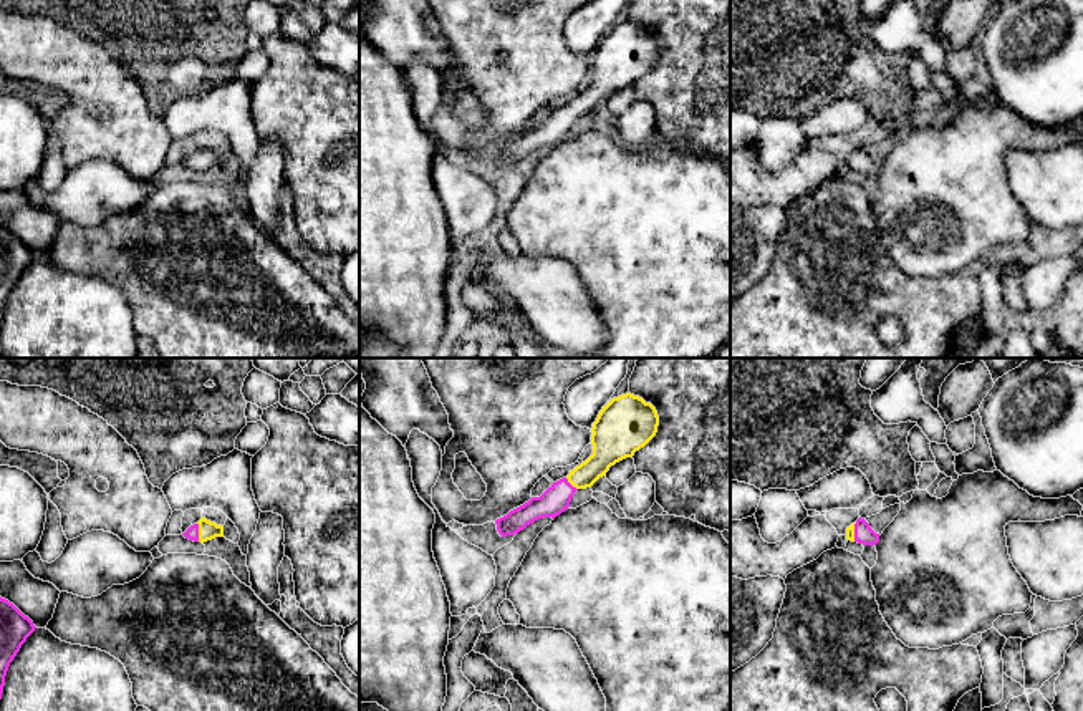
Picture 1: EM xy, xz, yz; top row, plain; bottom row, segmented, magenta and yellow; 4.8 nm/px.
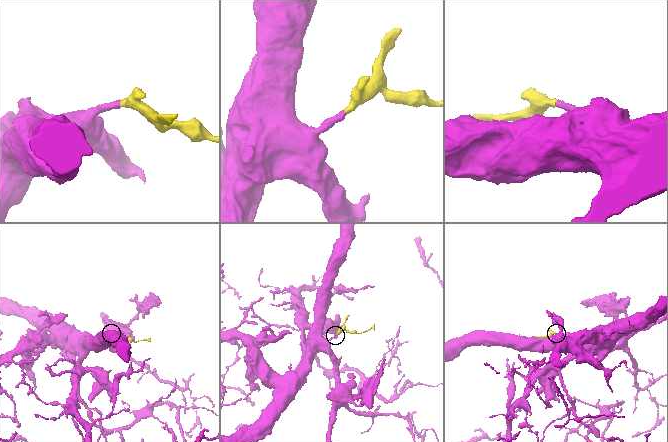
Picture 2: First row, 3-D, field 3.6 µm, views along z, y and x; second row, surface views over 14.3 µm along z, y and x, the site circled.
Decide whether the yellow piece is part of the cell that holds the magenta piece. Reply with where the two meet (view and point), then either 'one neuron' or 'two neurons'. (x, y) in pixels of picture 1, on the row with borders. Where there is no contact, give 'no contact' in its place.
xy (197, 532) | one neuron

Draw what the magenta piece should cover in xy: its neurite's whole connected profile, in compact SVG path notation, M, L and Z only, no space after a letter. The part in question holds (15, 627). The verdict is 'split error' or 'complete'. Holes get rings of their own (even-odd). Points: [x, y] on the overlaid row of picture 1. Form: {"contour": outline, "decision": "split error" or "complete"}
{"contour": "M0 597L0 699L8 666L35 628L28 617Z", "decision": "complete"}

